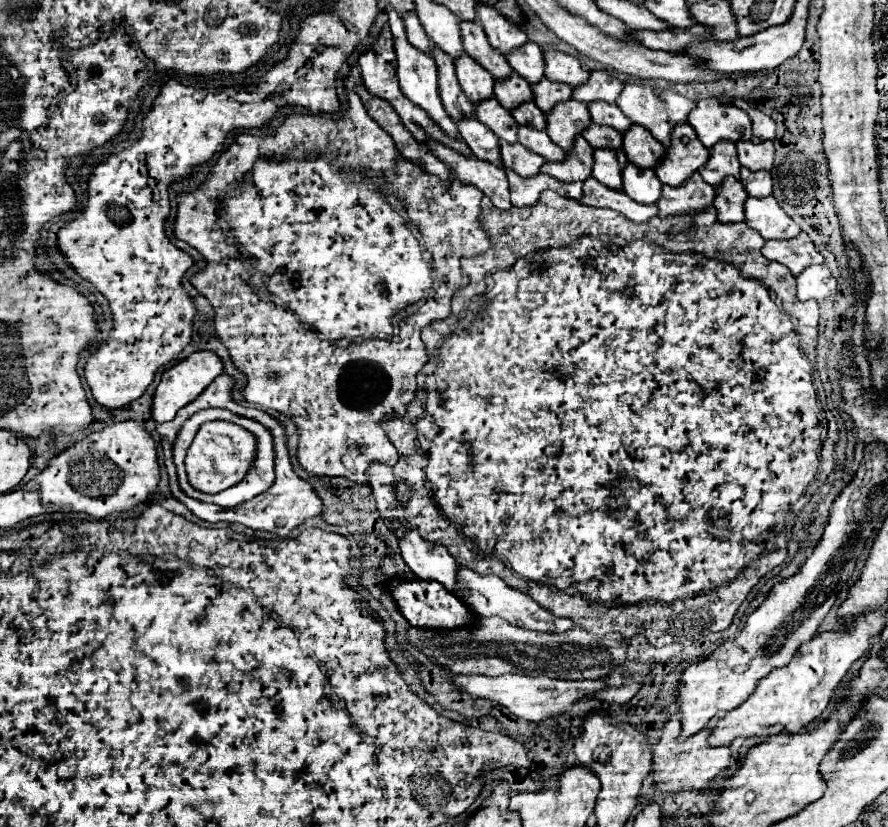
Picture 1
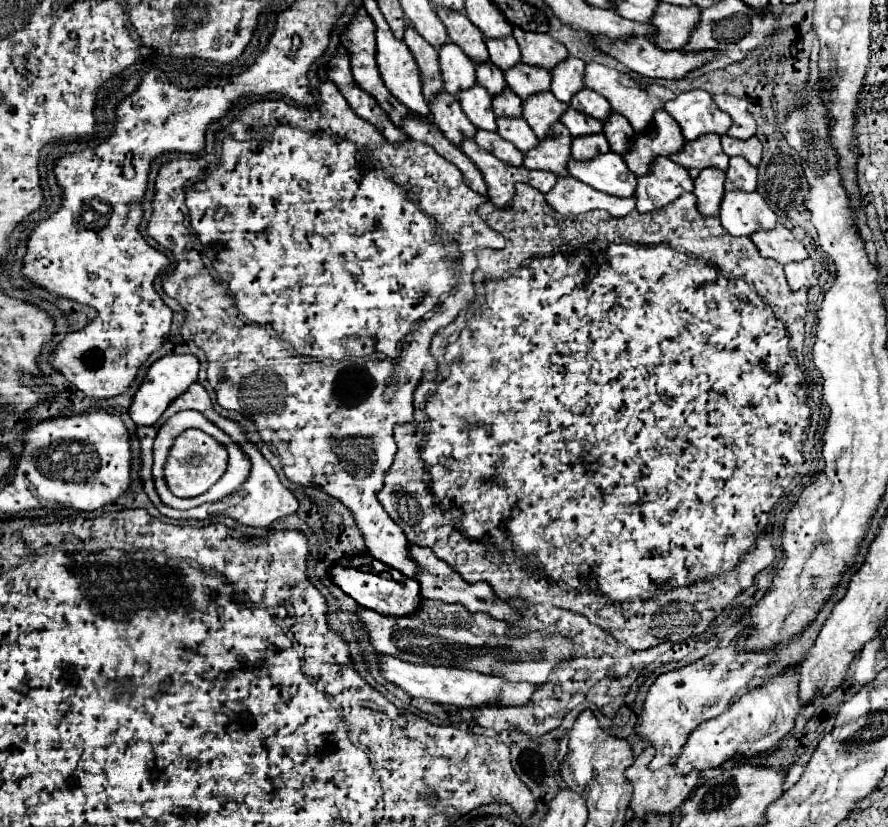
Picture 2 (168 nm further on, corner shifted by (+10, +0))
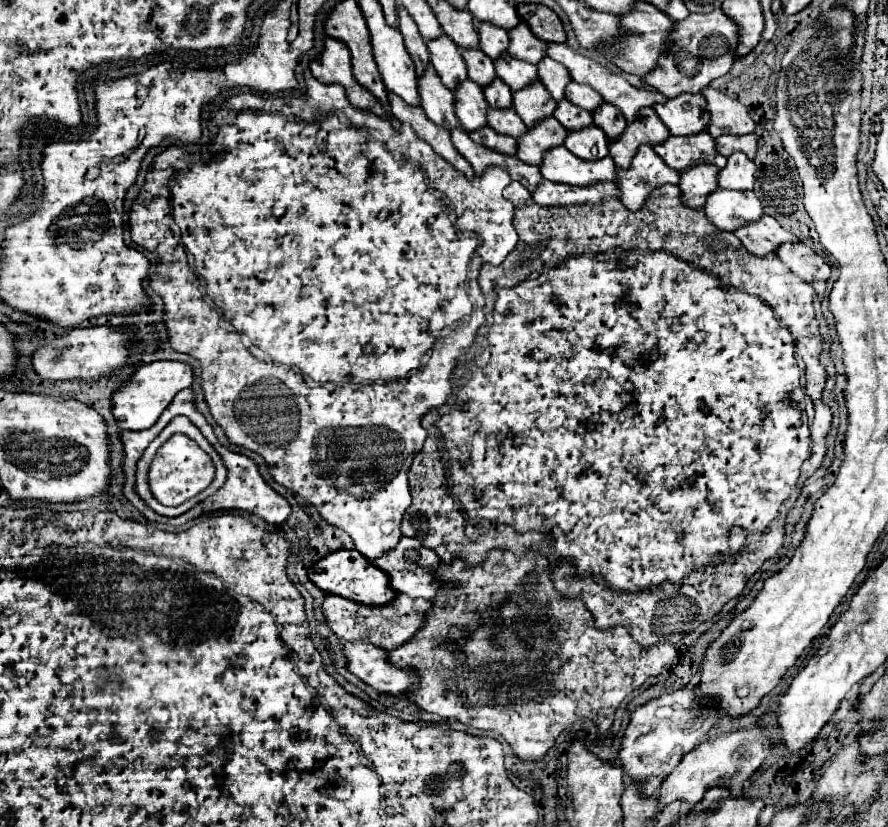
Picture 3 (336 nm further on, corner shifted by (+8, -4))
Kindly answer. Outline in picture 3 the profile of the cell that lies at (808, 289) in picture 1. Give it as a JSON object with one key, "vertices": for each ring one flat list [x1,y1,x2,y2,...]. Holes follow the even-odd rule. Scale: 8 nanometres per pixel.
{"vertices":[[784,243,776,249,776,255,792,269,792,273,796,273,808,283,812,283,820,273,828,269,824,259,804,243]]}

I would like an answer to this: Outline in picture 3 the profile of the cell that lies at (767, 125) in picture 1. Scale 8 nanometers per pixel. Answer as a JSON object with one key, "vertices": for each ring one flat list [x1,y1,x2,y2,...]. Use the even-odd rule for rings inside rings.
{"vertices":[[706,87,700,91,702,97,708,103,708,113,710,113,710,123,706,127,706,131,716,139,720,135,746,135,746,133,754,133,754,121,748,115,748,109,724,95,722,91,716,91,712,87]]}

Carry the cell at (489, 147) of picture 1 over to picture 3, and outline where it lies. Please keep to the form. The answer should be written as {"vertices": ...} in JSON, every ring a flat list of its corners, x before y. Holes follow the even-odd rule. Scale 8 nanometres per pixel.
{"vertices":[[428,67,418,77,418,93,420,93,420,107,424,109,426,117,436,125,446,129,460,127,458,119,454,117,454,95,452,91,436,77,436,71]]}

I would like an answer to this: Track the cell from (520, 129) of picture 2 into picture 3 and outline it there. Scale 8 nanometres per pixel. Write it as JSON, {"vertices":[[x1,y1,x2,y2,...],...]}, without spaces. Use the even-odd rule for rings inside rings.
{"vertices":[[488,107,486,117,488,117,488,125,496,133,506,133,506,135,512,135,514,139,518,139,528,129,512,107,510,109,494,109,494,107]]}

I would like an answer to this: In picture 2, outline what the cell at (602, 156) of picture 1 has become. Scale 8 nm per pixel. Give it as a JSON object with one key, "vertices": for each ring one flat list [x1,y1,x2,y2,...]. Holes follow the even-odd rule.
{"vertices":[[602,133,576,137,572,143,572,159,576,159,576,161,588,161,588,159,598,157,608,151,610,151,610,145]]}

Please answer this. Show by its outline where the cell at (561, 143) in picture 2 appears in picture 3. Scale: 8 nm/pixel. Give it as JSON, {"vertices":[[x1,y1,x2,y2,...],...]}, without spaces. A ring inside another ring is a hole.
{"vertices":[[544,117,538,121,538,125,530,127,522,137,518,137,518,157,530,165,540,165,542,155,564,143,566,139,566,129,554,119,554,117]]}

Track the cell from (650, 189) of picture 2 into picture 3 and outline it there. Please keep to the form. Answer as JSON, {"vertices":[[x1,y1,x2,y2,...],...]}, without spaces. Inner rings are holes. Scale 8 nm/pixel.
{"vertices":[[640,145,630,169,616,167,616,185,620,189,618,199,630,209,638,211,646,195,652,193,658,185,678,183,678,171,668,169,668,165,652,151,650,145]]}

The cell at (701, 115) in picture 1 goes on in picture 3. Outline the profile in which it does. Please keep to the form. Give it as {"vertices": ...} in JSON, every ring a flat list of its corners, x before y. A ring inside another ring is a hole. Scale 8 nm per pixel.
{"vertices":[[680,93,666,103,652,105,670,135,694,135,704,131,710,115,706,113,706,101,700,93]]}

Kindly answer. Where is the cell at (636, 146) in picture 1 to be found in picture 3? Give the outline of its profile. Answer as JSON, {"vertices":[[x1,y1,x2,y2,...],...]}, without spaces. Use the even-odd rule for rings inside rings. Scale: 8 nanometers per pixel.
{"vertices":[[602,103,602,105,592,113,592,117,594,117,594,125,600,127,600,129,608,135,610,141,614,141,616,137,620,137,622,131,626,129,626,119,624,119,622,113,620,113,614,105,610,105,610,103]]}

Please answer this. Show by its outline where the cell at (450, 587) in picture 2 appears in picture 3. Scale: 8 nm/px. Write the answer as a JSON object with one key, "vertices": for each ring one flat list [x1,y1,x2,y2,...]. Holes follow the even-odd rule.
{"vertices":[[402,537,394,549,390,549,390,551,382,553,380,557,372,559,372,563,390,577,388,585,390,585,396,593,406,593,406,595,410,595,410,597,434,599,436,591,438,591,440,585,442,585,442,583,436,581,436,577,434,577,434,573,436,573,436,569,438,569,438,565,440,565,438,555,436,555,432,549,422,547,422,543,420,543,418,539]]}

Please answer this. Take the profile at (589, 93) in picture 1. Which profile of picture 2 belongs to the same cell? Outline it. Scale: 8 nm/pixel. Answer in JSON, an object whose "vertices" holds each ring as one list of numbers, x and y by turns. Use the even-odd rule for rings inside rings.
{"vertices":[[568,57,568,61,564,61,564,65,558,65,552,71,552,93,564,101,570,103,572,95,578,93,580,89,584,89,584,69,586,63,578,57]]}

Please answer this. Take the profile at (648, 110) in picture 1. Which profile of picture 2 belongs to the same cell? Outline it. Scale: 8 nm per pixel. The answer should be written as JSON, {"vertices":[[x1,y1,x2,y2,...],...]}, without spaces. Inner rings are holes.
{"vertices":[[588,63,584,77,586,77,586,87,594,89,602,97,606,97,608,103,612,105,612,109,616,113,624,115,630,121,630,125,636,129,636,133,644,133,648,129,648,125,652,123,654,113,660,111,660,109,664,109,666,101,670,101,670,99,676,97,666,87,660,87,660,85,638,85,638,81,632,79,630,75,624,75,624,73,616,71,616,69,604,67,600,63]]}

